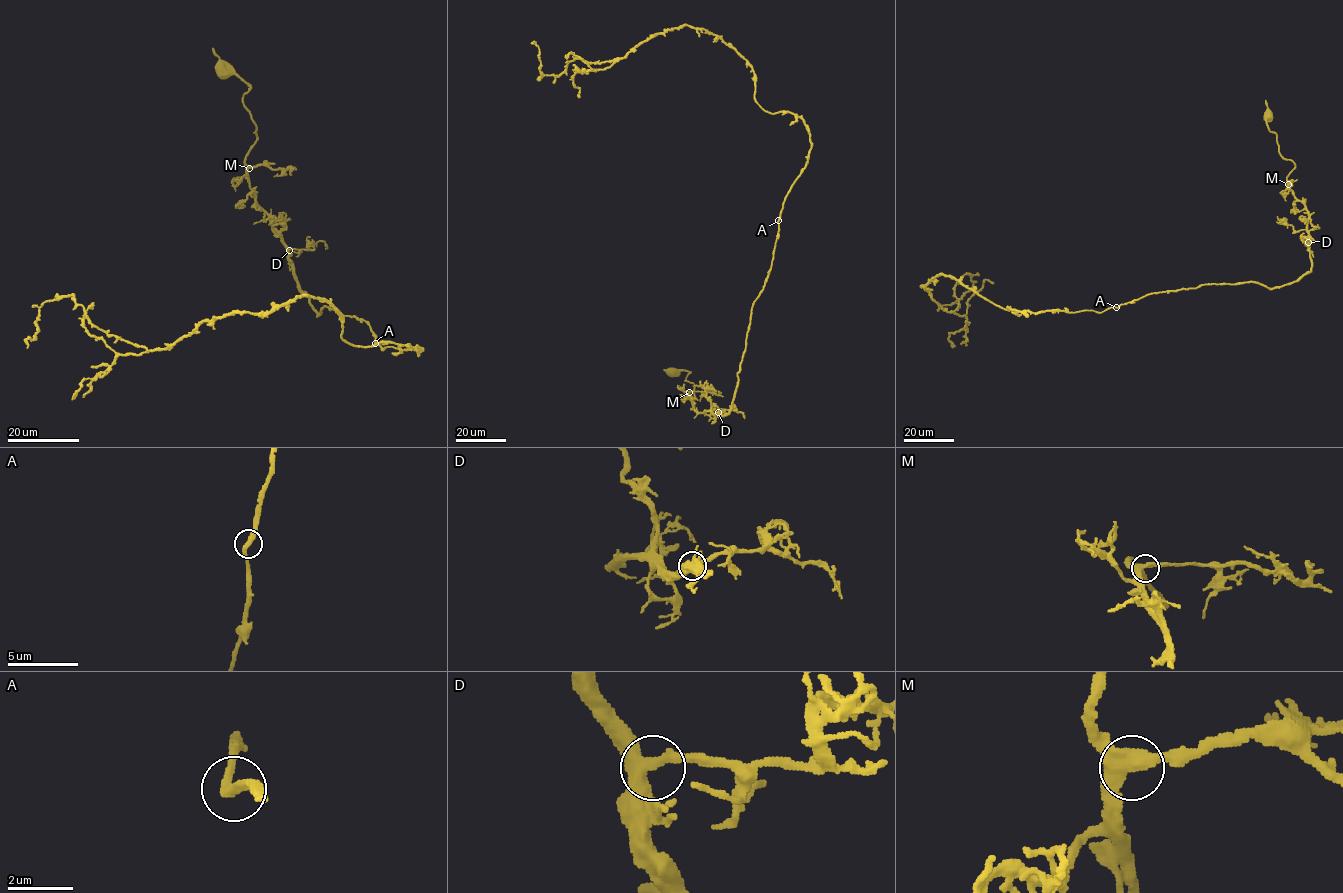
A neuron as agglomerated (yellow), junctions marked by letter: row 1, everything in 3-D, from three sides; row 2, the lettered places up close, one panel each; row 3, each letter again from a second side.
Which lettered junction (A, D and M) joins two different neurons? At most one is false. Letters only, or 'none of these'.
none of these

